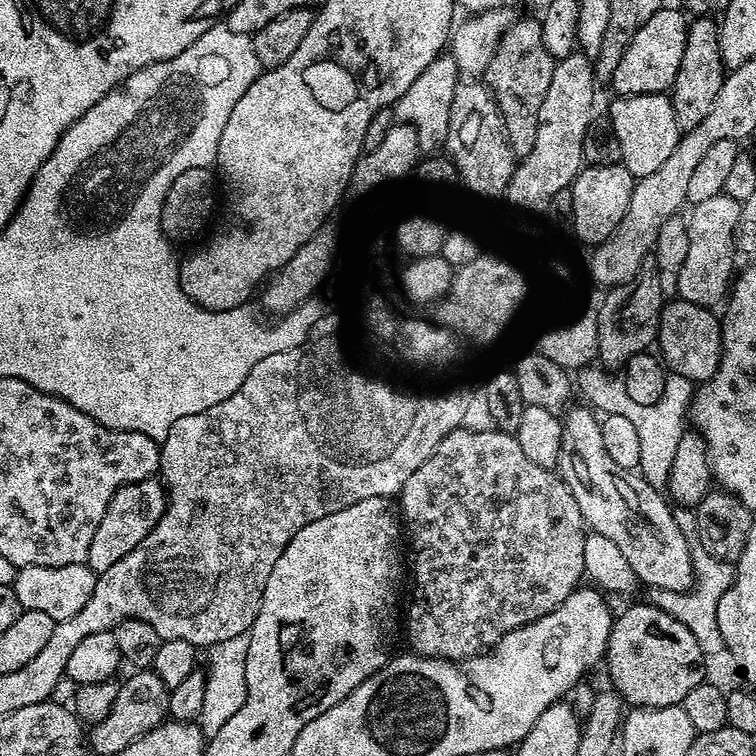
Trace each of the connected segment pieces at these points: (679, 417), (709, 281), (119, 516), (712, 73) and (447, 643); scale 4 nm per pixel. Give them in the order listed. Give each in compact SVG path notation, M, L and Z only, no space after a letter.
M600 366L579 368L574 372L574 388L577 393L588 396L587 403L597 413L609 416L619 414L638 429L638 438L642 449L639 475L650 486L663 489L668 483L670 468L674 466L674 454L678 451L678 442L682 442L686 431L686 421L690 416L694 382L690 378L682 378L677 372L666 375L666 390L662 390L662 398L654 402L654 406L641 406L634 402L630 394L626 394L626 386L619 377L610 378L609 373Z
M723 194L691 205L692 213L686 216L690 247L676 283L679 299L711 309L715 309L716 304L725 303L734 283L732 267L738 261L736 230L740 226L741 207L741 201Z
M159 479L139 480L119 488L114 498L110 498L110 506L106 506L106 514L102 514L102 522L98 522L98 530L90 542L88 567L99 574L110 570L118 558L126 558L134 546L138 546L152 533L167 505L168 493Z
M696 18L689 23L686 50L682 54L682 66L678 66L678 78L674 78L670 89L670 99L674 106L674 118L678 118L681 133L694 130L698 122L710 114L710 106L714 106L714 98L718 98L718 90L722 90L722 82L726 69L720 53L720 30L717 21L712 18Z
M463 426L454 429L450 434L442 440L438 447L434 450L434 454L430 454L430 458L426 462L422 462L422 466L418 466L418 470L414 470L414 474L410 474L408 481L404 483L403 490L398 494L400 500L400 508L398 504L398 512L402 517L402 528L406 533L406 540L412 543L412 601L408 604L408 644L413 653L417 656L437 656L439 660L454 660L463 662L469 660L471 656L479 656L496 647L506 634L510 634L510 630L521 628L527 624L532 624L538 618L542 618L546 614L550 614L550 610L554 610L558 606L562 606L566 602L566 598L571 592L581 587L584 575L584 559L582 558L582 550L584 549L584 537L586 535L586 525L582 518L582 510L578 510L578 502L574 502L574 494L570 494L570 490L560 479L559 475L551 468L543 468L537 466L536 463L530 462L530 458L526 458L526 454L522 451L522 446L518 446L515 435L511 432L502 432L493 430L491 432L471 432L469 428Z

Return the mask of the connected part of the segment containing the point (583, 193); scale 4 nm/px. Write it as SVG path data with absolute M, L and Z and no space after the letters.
M623 164L585 166L580 169L573 180L572 190L572 223L571 231L587 246L595 246L609 240L614 230L630 206L630 194L634 190L637 177L630 174Z

